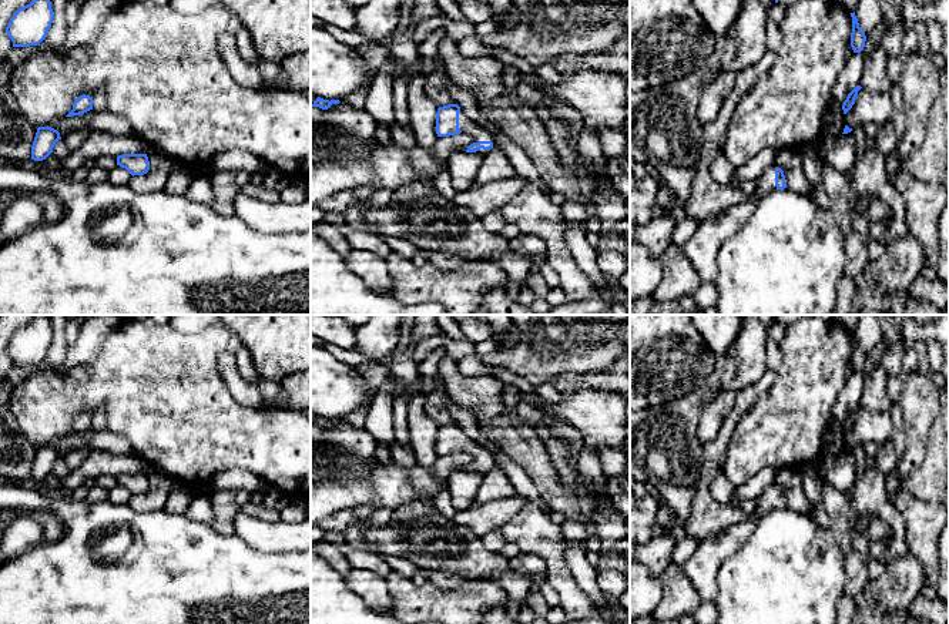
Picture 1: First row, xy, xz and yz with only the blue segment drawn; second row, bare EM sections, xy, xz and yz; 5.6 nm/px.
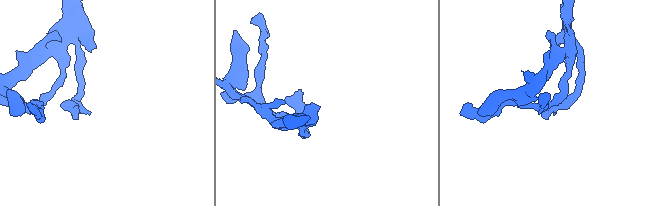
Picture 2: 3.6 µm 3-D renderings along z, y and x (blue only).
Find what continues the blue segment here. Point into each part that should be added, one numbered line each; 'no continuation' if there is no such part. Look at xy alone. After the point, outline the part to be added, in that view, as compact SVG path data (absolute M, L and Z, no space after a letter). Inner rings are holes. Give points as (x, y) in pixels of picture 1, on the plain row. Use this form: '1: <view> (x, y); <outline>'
no continuation

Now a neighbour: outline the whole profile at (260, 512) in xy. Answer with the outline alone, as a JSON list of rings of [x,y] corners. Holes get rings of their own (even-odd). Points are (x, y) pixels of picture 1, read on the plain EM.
[[[251,501],[245,503],[241,509],[242,513],[248,516],[254,516],[256,519],[262,519],[269,523],[275,523],[279,520],[279,513],[264,506],[254,504]]]

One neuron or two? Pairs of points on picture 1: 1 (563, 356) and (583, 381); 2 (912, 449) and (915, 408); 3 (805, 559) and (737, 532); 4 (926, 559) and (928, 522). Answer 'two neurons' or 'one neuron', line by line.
1: two neurons
2: one neuron
3: two neurons
4: one neuron

